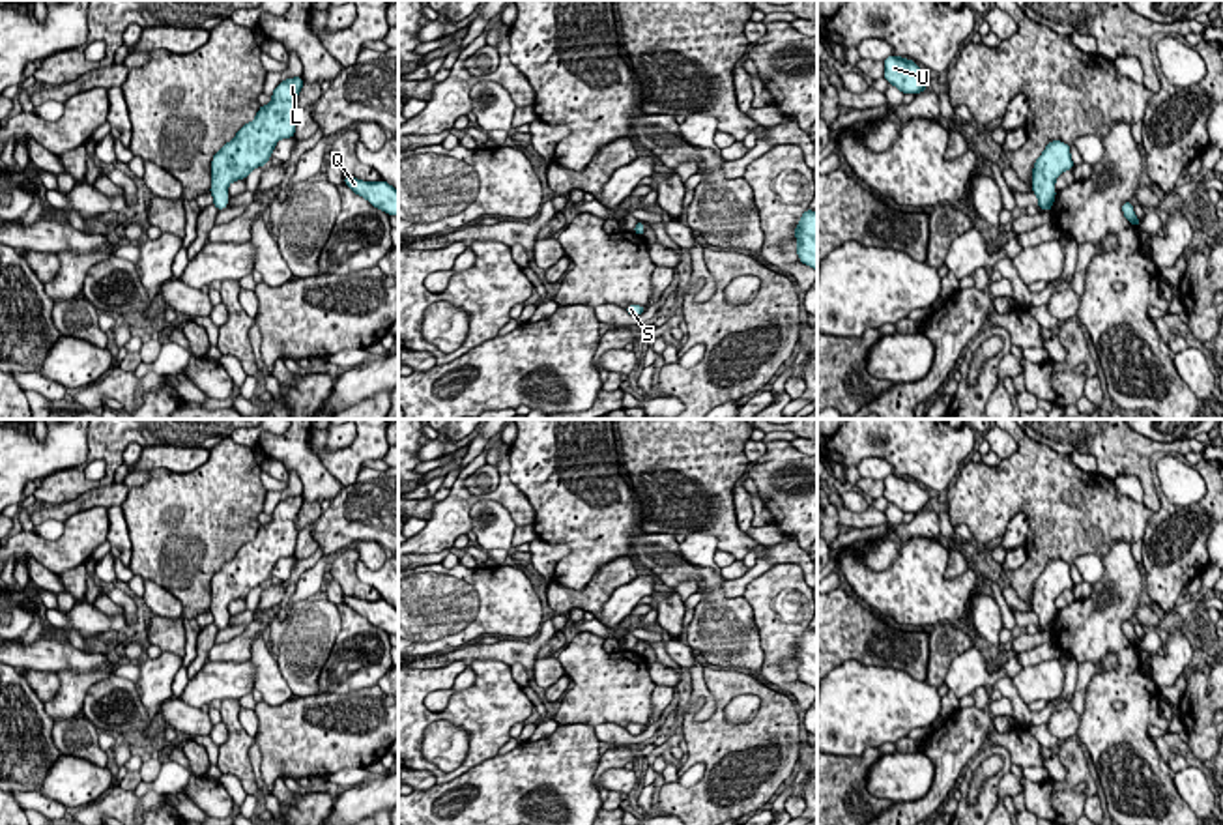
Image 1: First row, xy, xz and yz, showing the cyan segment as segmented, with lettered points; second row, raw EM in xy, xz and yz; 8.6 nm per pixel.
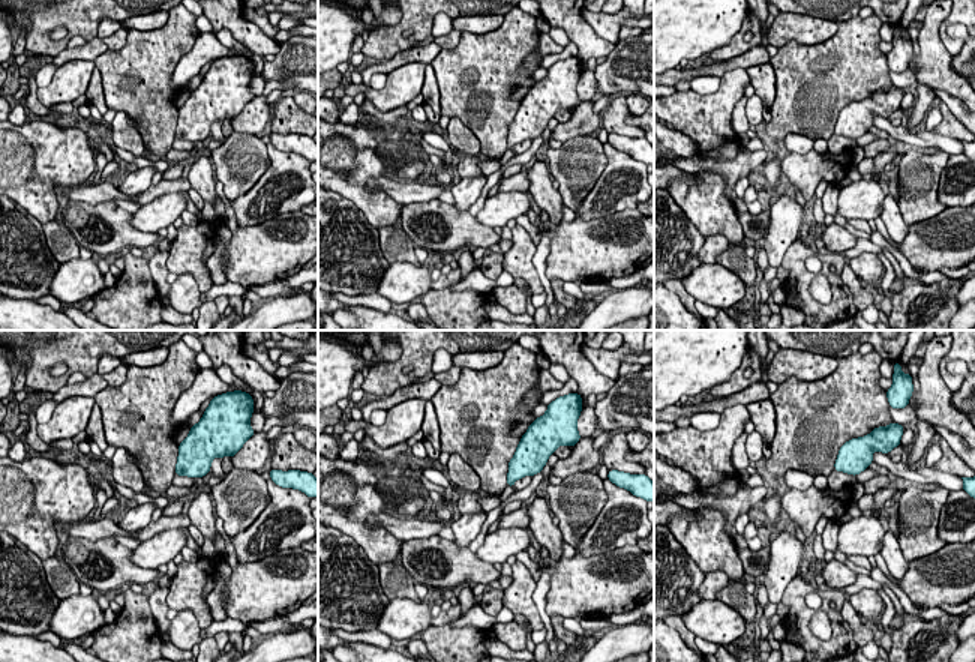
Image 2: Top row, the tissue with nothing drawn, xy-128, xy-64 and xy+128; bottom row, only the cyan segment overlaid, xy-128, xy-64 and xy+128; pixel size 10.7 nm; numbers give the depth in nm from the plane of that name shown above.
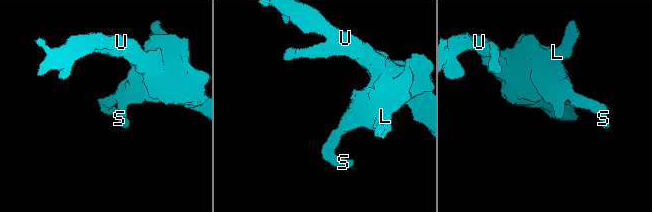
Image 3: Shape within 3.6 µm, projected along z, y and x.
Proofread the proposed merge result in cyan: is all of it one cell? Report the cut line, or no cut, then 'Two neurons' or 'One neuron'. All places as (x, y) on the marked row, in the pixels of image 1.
No split. One neuron

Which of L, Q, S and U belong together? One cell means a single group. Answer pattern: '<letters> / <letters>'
L Q S U

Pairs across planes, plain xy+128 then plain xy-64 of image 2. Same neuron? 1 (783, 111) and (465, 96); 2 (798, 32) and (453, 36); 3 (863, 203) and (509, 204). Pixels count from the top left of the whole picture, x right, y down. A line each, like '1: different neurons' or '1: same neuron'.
1: same neuron
2: different neurons
3: same neuron

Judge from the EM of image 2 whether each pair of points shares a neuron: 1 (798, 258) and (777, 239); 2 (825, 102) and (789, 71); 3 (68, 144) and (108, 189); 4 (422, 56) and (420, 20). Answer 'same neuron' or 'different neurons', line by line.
1: different neurons
2: same neuron
3: different neurons
4: different neurons

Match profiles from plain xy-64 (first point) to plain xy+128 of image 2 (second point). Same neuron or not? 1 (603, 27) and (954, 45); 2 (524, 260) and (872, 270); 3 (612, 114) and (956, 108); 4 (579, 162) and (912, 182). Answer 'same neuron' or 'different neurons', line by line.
1: same neuron
2: same neuron
3: different neurons
4: same neuron

